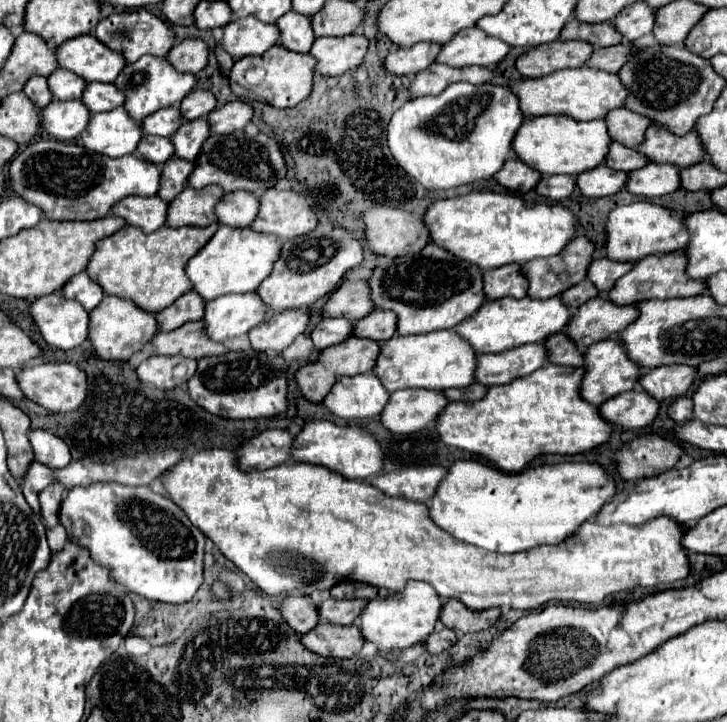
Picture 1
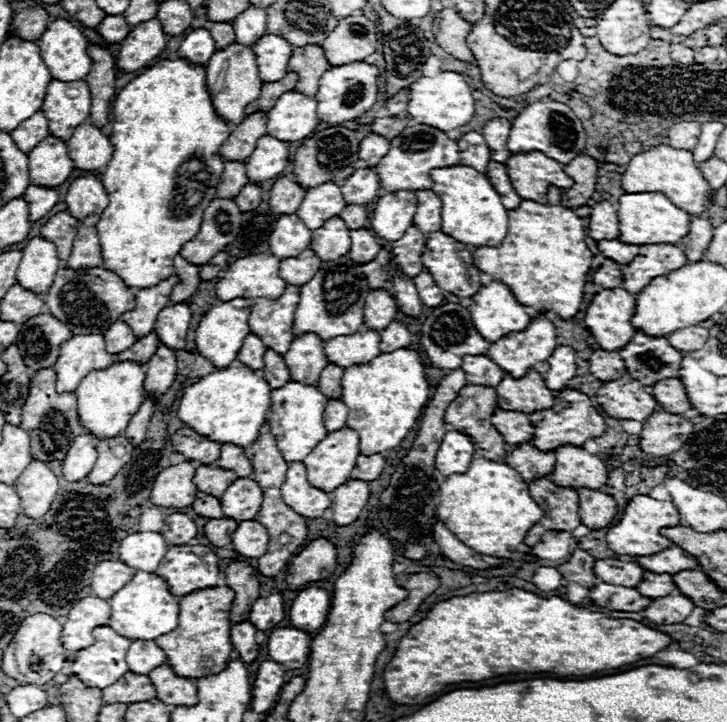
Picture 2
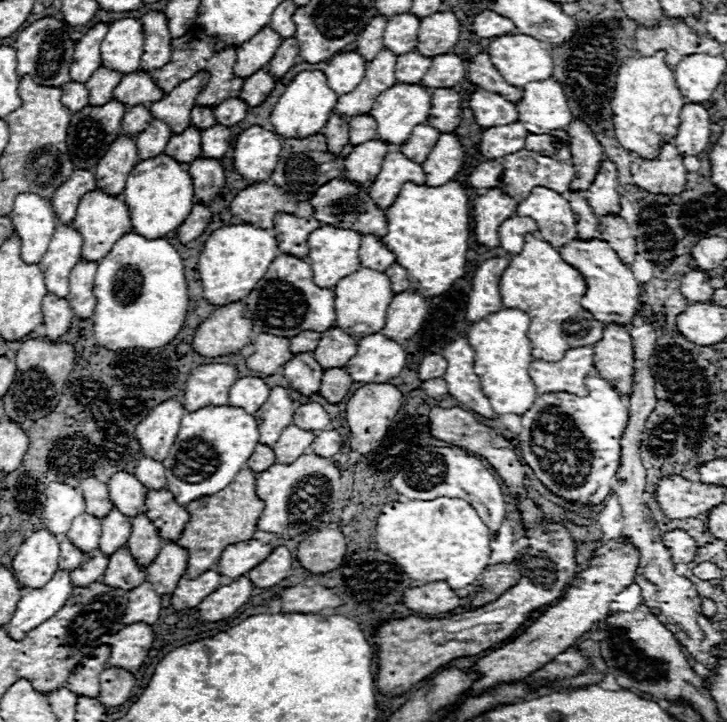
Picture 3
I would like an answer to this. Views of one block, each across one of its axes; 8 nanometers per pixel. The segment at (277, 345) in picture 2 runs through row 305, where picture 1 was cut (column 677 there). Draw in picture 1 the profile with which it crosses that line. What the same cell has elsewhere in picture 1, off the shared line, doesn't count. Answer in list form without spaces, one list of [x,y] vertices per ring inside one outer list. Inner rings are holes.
[[[678,252],[646,256],[646,258],[638,260],[626,276],[618,278],[614,288],[608,292],[608,300],[618,306],[626,306],[626,304],[636,304],[640,300],[652,300],[652,298],[670,300],[670,298],[696,296],[696,294],[704,292],[704,282],[686,278],[684,266],[686,266],[686,258],[684,258],[684,254],[678,254]]]

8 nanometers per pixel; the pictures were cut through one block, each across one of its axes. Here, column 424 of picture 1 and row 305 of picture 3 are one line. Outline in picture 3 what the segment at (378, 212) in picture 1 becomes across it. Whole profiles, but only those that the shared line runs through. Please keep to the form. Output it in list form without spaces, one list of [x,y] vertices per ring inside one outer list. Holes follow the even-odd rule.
[[[234,302],[218,308],[200,324],[192,346],[206,358],[228,356],[250,344],[248,332],[252,334],[252,320],[246,304]]]

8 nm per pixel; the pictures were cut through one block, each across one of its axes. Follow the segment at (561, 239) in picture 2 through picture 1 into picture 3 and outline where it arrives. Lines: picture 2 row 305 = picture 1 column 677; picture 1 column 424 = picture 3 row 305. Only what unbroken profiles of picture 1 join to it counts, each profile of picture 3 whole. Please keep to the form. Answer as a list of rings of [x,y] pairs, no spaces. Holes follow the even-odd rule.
[[[528,234],[524,238],[524,248],[516,254],[510,266],[502,272],[500,278],[500,296],[504,306],[520,308],[532,316],[528,338],[532,342],[532,356],[542,360],[560,360],[568,348],[580,344],[596,344],[602,340],[604,324],[592,318],[580,304],[580,298],[586,292],[584,276],[562,260],[562,256],[544,240]]]

